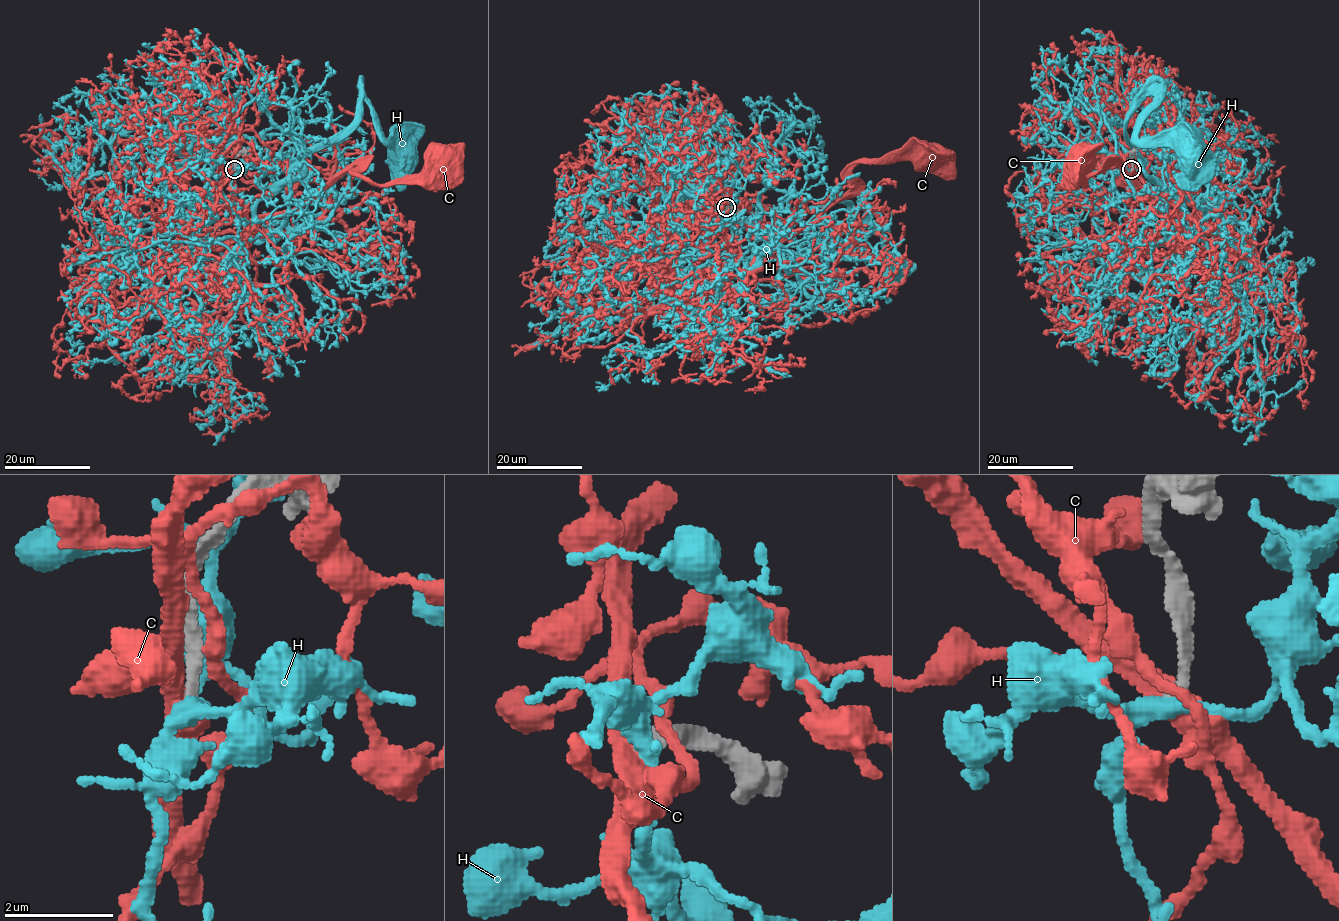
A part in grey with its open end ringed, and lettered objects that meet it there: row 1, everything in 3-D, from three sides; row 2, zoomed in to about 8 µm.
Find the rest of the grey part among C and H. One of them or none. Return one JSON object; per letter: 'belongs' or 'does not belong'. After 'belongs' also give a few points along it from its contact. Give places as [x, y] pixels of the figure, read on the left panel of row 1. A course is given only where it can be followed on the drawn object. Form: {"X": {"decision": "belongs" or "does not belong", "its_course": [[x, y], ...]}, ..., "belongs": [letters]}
{"C": {"decision": "does not belong"}, "H": {"decision": "does not belong"}, "belongs": []}

